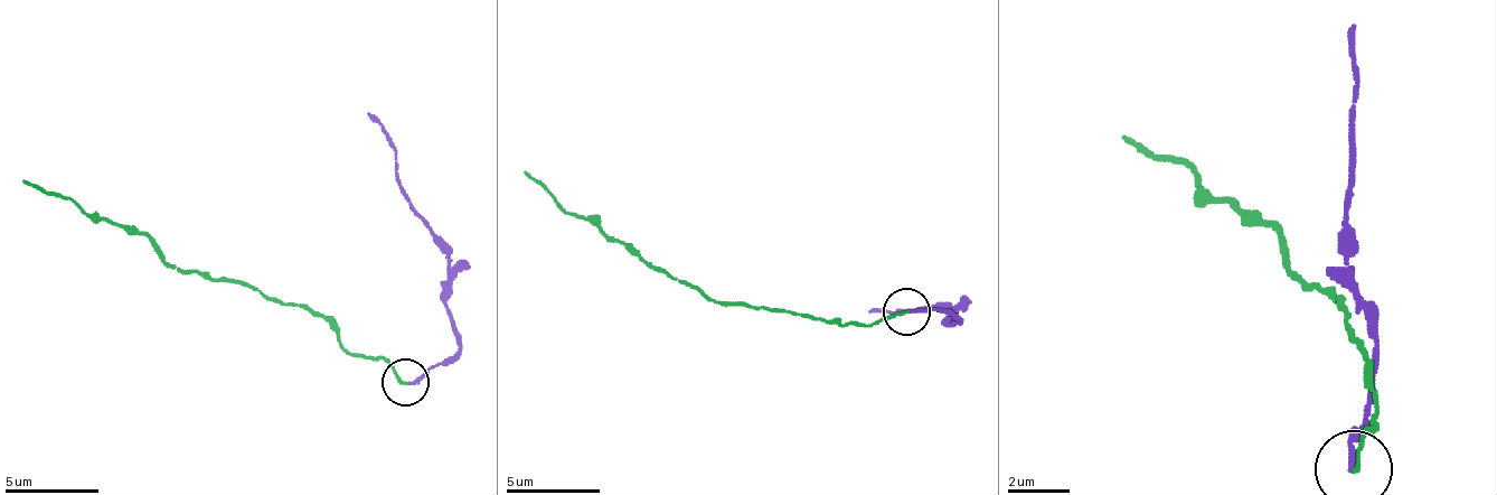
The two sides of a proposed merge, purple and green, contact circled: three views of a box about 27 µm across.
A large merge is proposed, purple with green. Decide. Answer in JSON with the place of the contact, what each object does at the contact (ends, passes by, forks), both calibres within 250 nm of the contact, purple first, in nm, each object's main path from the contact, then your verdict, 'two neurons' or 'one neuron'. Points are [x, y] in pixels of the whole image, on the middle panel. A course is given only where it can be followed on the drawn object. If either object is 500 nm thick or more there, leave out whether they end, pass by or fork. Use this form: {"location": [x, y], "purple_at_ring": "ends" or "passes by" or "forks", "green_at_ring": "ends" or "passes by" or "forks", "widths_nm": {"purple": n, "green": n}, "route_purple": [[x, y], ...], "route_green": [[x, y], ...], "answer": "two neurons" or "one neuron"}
{"location": [906, 311], "purple_at_ring": "ends", "green_at_ring": "ends", "widths_nm": {"purple": 160, "green": 140}, "route_purple": [[907, 313], [950, 308], [959, 321], [944, 321], [944, 308], [869, 313]], "route_green": [[907, 313], [875, 321], [828, 321], [749, 304], [715, 304], [640, 261], [523, 171]], "answer": "two neurons"}

